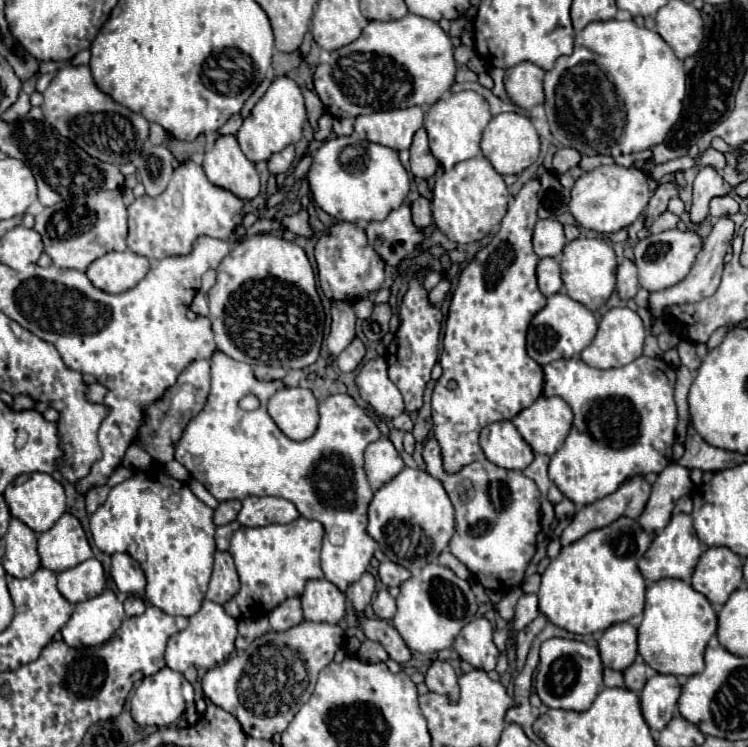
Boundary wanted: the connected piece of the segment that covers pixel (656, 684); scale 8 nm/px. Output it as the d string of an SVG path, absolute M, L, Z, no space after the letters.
M653 675L641 693L641 709L647 725L661 731L673 719L681 687L675 675Z

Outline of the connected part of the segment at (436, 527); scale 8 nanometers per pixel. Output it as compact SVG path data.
M405 467L389 483L375 491L369 505L369 535L379 543L381 551L395 563L409 571L423 569L431 561L437 561L439 553L447 547L455 525L453 505L443 485L427 471Z

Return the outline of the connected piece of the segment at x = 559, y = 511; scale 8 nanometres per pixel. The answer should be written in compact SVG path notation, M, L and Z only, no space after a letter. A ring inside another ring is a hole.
M565 497L561 503L555 505L555 515L557 515L559 521L563 521L563 519L567 519L567 517L573 517L575 511L577 511L577 509L575 509L573 501L569 501L567 497Z

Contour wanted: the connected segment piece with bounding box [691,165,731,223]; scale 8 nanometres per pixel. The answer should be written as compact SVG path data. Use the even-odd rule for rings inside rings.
M705 165L705 167L701 167L699 169L699 175L695 177L695 181L693 181L693 205L691 205L691 221L693 223L701 223L707 215L709 215L709 209L707 209L707 205L709 205L709 201L711 201L711 197L721 197L721 195L727 195L731 191L731 185L711 167L711 165Z

